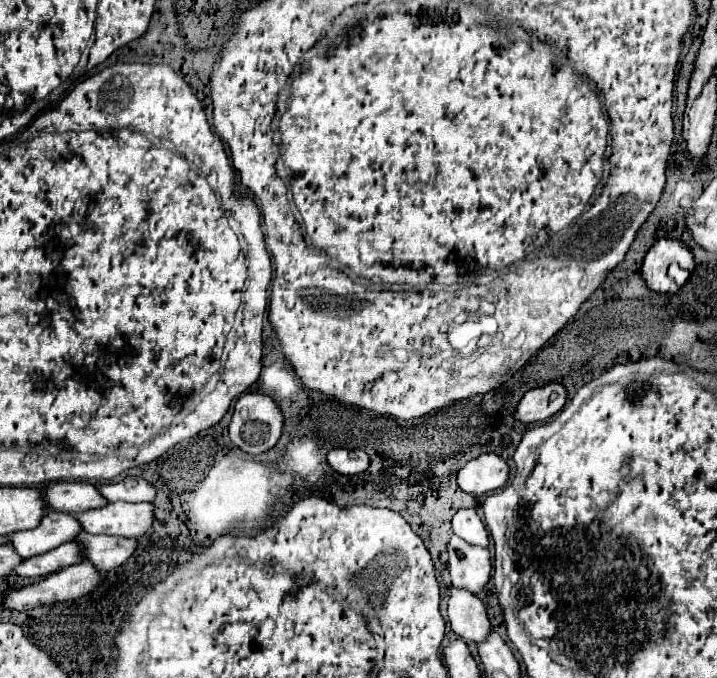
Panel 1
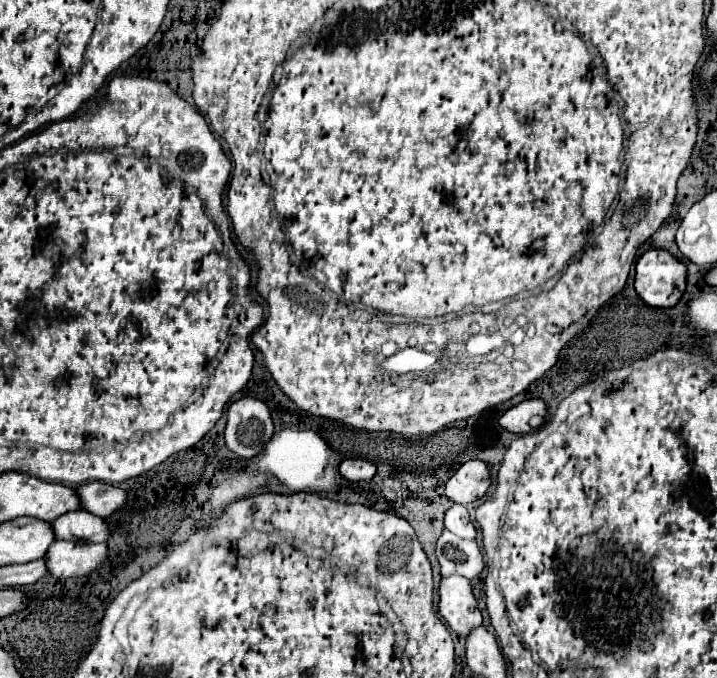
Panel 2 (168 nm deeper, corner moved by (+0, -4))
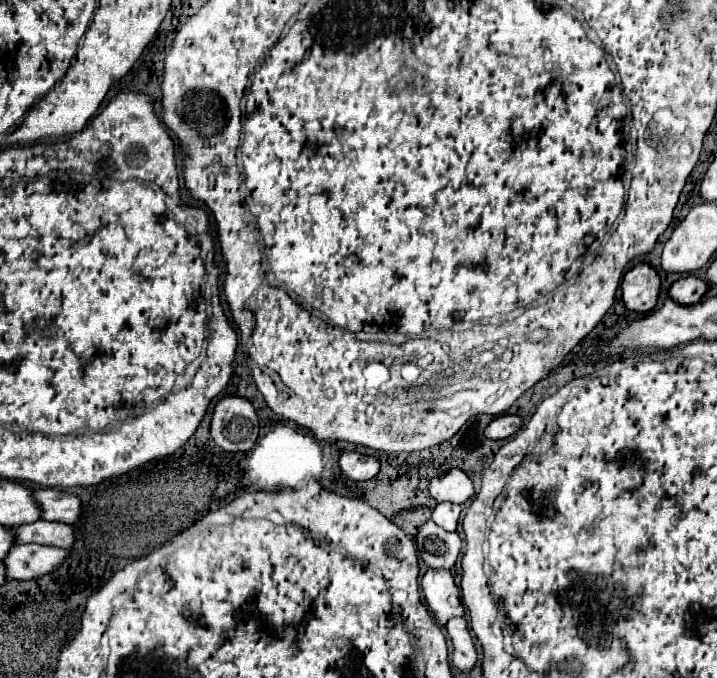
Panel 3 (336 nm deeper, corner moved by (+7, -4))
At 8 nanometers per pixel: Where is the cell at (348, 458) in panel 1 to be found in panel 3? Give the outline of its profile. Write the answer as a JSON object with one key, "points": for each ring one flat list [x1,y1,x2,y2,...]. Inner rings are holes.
{"points":[[344,452,340,456,340,470,352,480,370,480,378,474,380,464,374,456,366,456,360,452]]}

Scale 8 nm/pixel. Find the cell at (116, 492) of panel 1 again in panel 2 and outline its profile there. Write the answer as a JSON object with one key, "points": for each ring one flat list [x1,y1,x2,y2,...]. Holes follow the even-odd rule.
{"points":[[89,482,89,484,77,486,75,494,77,494,83,510,87,510,95,516,101,516,101,518,115,512,127,500,127,496,121,488,115,488,115,486,103,484,103,482]]}

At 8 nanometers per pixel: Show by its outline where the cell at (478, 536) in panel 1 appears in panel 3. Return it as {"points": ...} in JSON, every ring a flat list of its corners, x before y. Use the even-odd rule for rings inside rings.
{"points":[[444,502,444,504,438,504,438,506,434,508,432,520,434,520,438,526,442,526,444,530,448,530,448,532,456,532,460,512,462,512,462,508,460,508,458,504,448,504,448,502]]}

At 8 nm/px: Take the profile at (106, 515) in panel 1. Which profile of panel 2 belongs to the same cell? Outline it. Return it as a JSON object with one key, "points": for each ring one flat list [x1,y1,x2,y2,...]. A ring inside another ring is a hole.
{"points":[[75,510,59,516,51,522,55,540,71,540,71,542,105,542,109,536,107,524,103,518,89,514,85,510]]}

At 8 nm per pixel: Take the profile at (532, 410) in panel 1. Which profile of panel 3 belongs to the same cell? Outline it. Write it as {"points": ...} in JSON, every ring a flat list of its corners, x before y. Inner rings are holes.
{"points":[[500,414,496,416,484,430,484,434,492,440,502,440,502,438,510,438,512,434,516,434,522,426,522,418,516,414]]}

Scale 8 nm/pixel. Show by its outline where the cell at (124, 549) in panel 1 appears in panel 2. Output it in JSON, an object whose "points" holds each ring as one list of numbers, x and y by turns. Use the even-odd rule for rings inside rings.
{"points":[[55,540,49,546,47,556,43,558,47,562,49,574,57,580,71,576,87,576,103,564,103,560,107,558,107,546,91,542]]}

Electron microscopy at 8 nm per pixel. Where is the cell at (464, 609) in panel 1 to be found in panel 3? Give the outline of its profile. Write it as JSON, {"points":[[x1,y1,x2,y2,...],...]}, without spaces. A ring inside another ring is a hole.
{"points":[[428,570,420,584,426,604,440,626,444,626,450,618,464,616,460,590,448,570]]}

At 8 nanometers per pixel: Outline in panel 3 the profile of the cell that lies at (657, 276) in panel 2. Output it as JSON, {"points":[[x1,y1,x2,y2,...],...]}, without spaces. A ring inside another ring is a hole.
{"points":[[638,262,632,270,624,274,622,280,622,300,628,310,650,312,658,304,660,276,650,262]]}

